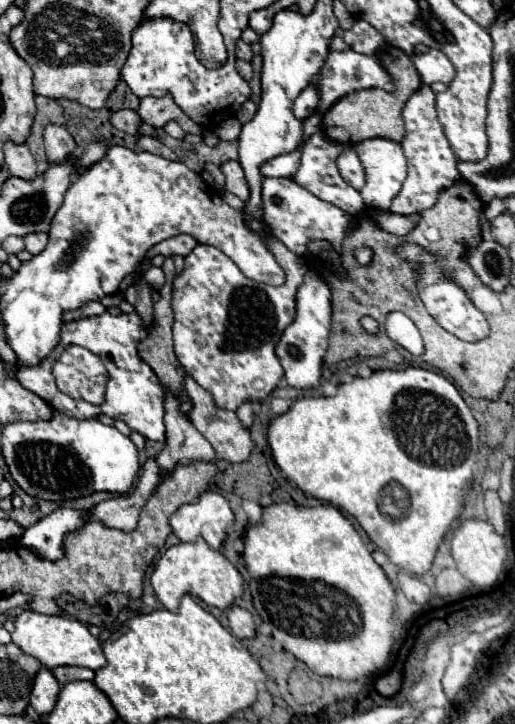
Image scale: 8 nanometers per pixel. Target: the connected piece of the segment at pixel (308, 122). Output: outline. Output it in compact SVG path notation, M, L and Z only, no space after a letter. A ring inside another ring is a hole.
M312 114L310 118L306 118L304 120L304 136L310 136L310 134L314 134L314 132L318 132L320 130L320 120L322 120L322 114Z

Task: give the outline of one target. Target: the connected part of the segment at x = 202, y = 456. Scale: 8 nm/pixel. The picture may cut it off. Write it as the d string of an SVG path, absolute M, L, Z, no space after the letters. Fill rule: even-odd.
M164 386L164 424L166 424L166 446L158 454L158 466L162 472L174 470L178 462L212 460L214 448L196 432L196 426L180 410L180 398Z

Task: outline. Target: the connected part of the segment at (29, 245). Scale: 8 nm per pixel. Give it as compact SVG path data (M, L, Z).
M32 232L32 234L24 236L24 244L30 254L42 252L46 248L46 242L48 242L48 234L44 234L44 232Z

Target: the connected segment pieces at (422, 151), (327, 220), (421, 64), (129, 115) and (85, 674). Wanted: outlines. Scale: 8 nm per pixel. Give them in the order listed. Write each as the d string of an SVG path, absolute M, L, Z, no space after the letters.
M420 86L408 102L402 108L402 120L404 120L404 140L402 150L408 160L408 178L402 184L400 194L392 200L394 202L394 212L398 214L418 214L426 208L432 208L436 204L438 192L450 188L458 180L458 170L456 170L456 156L448 144L448 138L444 134L442 124L438 122L436 116L436 94L430 90L430 86Z
M264 178L262 180L262 214L272 234L280 238L294 254L304 256L312 240L326 240L336 252L342 252L342 240L346 230L352 226L352 216L342 212L298 186L292 178Z
M428 50L426 54L412 54L412 62L422 78L422 84L434 82L452 82L454 66L440 50Z
M118 110L110 116L110 124L126 134L138 134L138 122L140 122L140 116L134 112L134 110Z
M56 666L52 668L52 674L60 684L66 684L72 680L92 680L94 678L94 670L76 668L76 666Z

